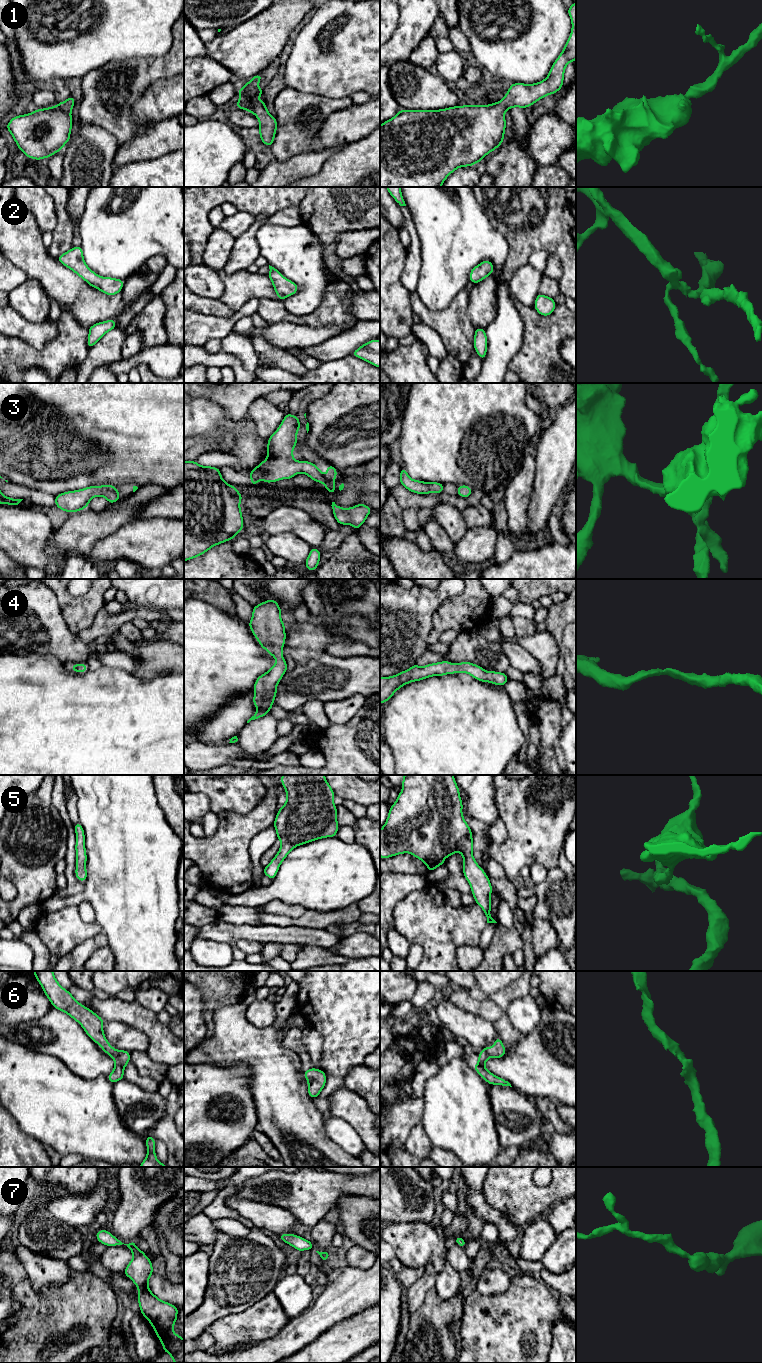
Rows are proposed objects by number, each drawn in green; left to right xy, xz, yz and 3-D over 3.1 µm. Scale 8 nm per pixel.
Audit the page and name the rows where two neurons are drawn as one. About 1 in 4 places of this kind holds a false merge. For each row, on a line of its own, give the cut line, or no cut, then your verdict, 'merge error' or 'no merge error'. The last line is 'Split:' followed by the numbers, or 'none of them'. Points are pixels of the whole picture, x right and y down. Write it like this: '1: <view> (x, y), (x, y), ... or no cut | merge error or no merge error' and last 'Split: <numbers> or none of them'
1: no cut | no merge error
2: no cut | no merge error
3: no cut | no merge error
4: no cut | no merge error
5: no cut | no merge error
6: no cut | no merge error
7: no cut | no merge error
Split: none of them

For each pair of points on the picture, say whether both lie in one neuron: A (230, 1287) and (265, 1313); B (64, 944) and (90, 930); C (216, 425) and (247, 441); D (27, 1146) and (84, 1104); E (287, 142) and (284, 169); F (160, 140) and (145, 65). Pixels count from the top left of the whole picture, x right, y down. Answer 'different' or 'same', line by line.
A: different
B: same
C: same
D: different
E: different
F: different

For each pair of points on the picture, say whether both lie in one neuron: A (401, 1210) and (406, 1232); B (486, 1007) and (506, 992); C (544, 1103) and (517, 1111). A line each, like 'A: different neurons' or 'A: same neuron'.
A: different neurons
B: different neurons
C: different neurons

